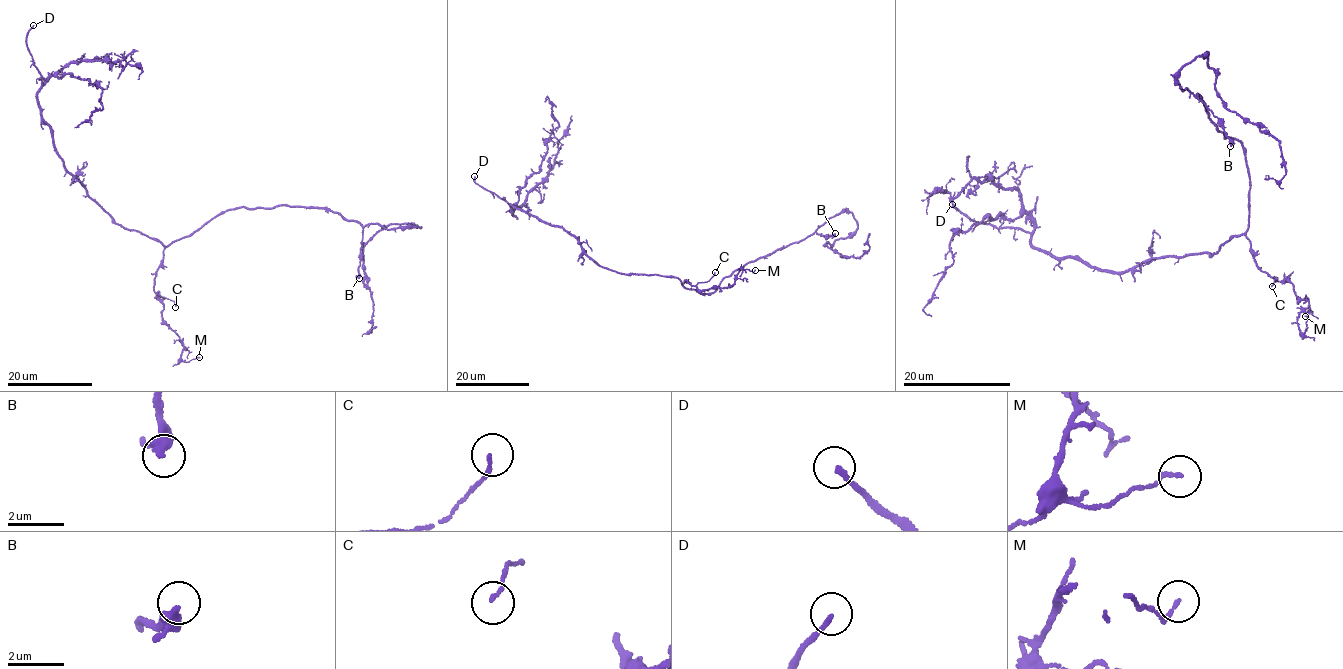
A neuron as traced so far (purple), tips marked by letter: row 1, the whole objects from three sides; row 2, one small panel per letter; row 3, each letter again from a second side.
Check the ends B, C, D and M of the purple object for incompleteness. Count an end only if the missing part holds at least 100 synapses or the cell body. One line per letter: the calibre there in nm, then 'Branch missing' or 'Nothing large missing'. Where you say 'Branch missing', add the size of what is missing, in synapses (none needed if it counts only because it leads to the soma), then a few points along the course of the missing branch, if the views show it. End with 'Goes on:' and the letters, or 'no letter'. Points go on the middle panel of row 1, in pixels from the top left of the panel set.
B: Thickness 280 nm. Nothing large missing
C: Thickness 110 nm. Nothing large missing
D: Thickness 160 nm. Branch missing. Course of what is missing: (474, 176), (486, 174), (491, 168), (497, 176), (500, 168)
M: Thickness 130 nm. Nothing large missing
Goes on: D

